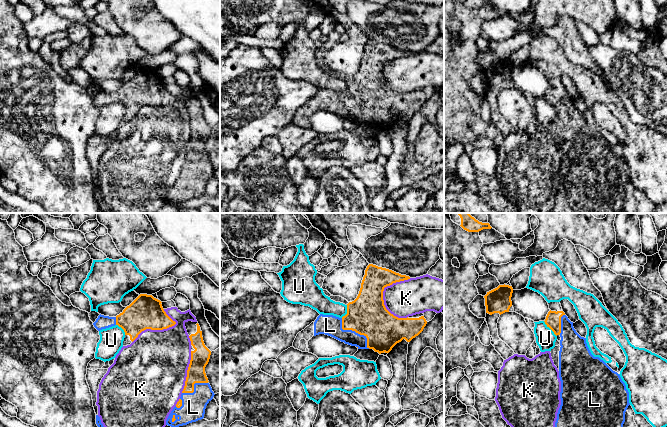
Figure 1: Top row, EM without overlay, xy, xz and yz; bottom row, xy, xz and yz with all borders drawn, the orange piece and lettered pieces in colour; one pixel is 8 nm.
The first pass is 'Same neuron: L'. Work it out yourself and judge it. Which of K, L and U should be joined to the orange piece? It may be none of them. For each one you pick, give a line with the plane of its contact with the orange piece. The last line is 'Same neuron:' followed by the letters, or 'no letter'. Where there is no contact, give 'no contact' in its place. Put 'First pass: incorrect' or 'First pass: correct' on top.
First pass: correct
L: meets orange in xz
Same neuron: L

